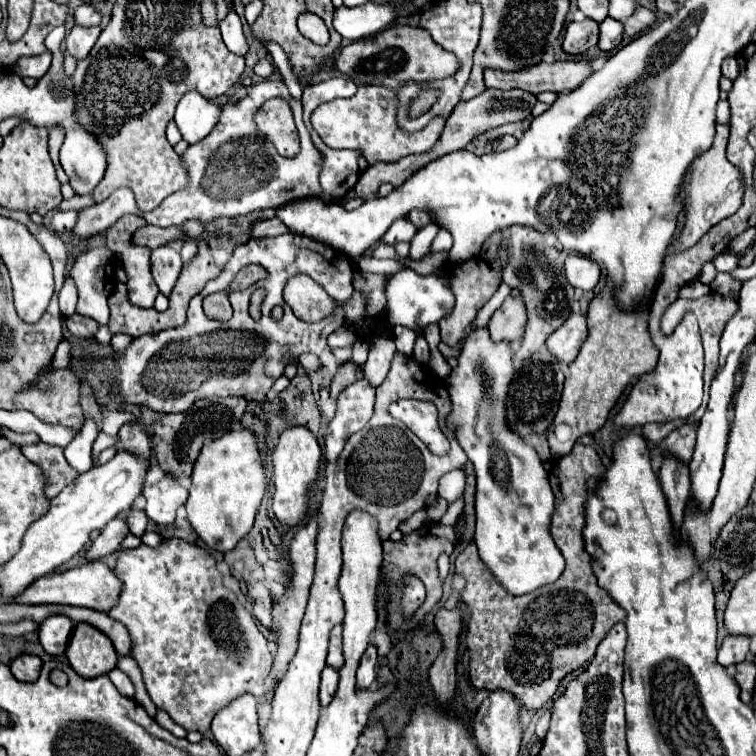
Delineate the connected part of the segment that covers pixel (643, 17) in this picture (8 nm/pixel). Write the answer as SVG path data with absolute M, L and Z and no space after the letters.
M638 6L638 8L636 8L636 12L634 12L626 22L624 22L624 32L626 32L626 36L634 38L634 36L642 34L644 30L648 30L654 22L656 22L654 12L650 12L648 8Z

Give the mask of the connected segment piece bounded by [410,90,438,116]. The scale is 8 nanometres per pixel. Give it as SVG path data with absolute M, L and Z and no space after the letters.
M424 90L424 92L416 98L416 102L414 102L414 106L412 106L410 114L414 116L414 114L420 114L420 112L428 110L428 106L432 106L432 102L436 100L436 96L438 96L438 92L436 92L436 90Z

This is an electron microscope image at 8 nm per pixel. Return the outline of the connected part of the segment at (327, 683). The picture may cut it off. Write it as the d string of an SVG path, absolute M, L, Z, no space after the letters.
M326 666L322 672L322 682L320 682L320 706L330 704L330 700L336 694L336 686L338 686L338 672L334 668Z

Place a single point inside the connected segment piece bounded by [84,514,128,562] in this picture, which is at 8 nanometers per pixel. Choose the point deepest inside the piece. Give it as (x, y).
(109, 540)

